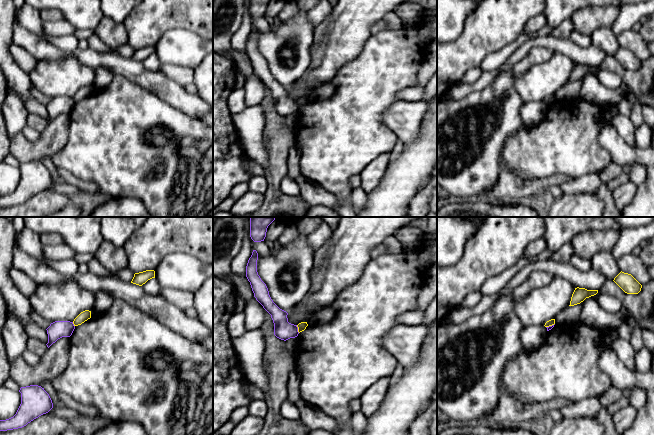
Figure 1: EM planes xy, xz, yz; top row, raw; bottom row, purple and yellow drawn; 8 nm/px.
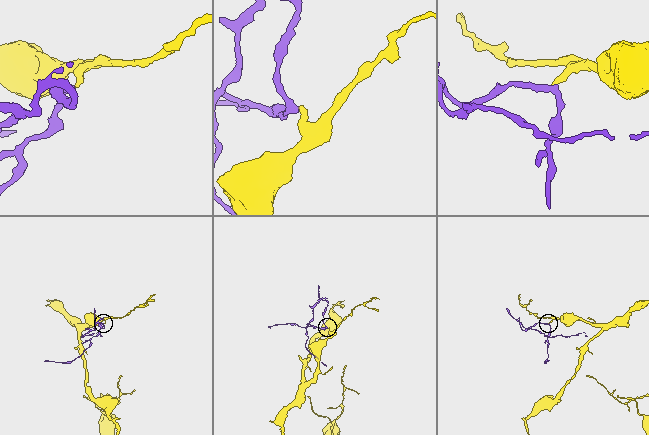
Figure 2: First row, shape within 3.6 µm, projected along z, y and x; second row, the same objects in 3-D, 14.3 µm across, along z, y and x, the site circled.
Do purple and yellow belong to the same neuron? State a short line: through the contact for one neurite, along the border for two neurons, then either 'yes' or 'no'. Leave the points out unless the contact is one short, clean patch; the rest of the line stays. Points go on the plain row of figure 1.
line xz (296, 101), (299, 108); no

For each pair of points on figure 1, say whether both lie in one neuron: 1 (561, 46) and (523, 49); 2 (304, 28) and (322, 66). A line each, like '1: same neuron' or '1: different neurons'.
1: same neuron
2: different neurons

